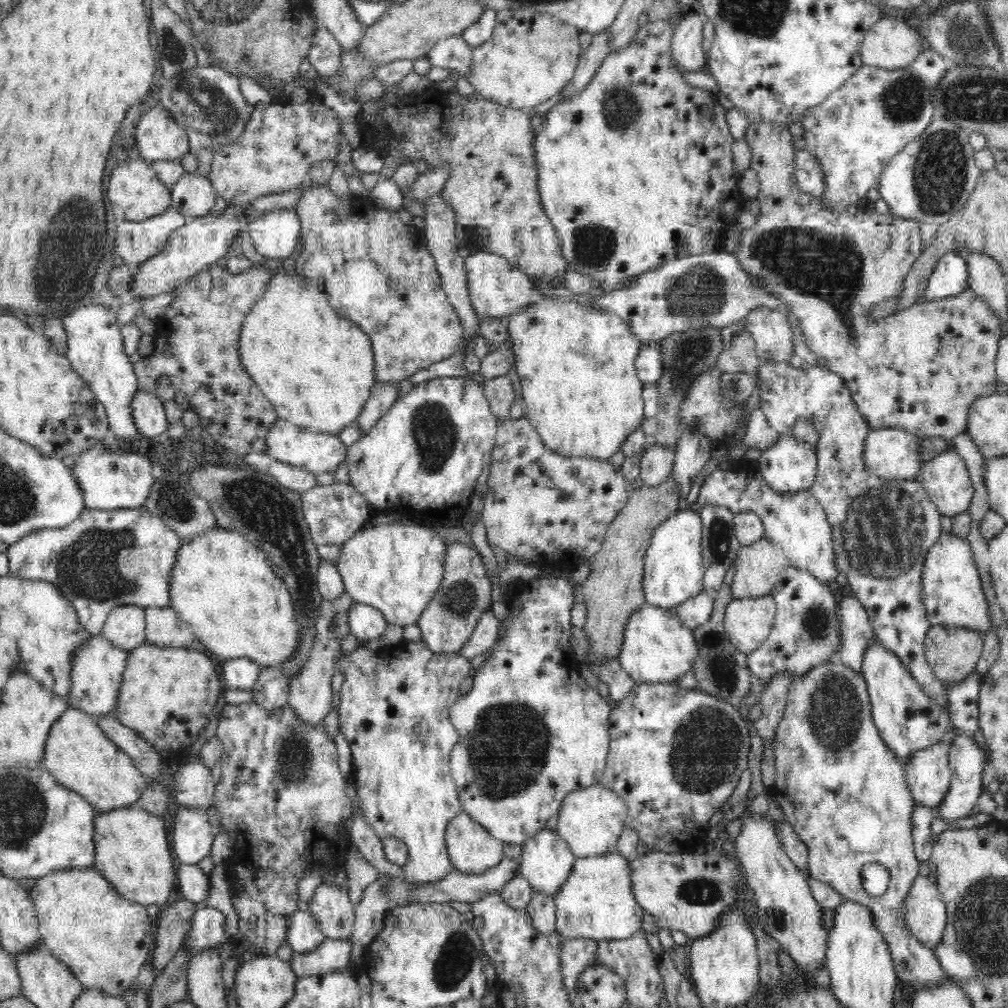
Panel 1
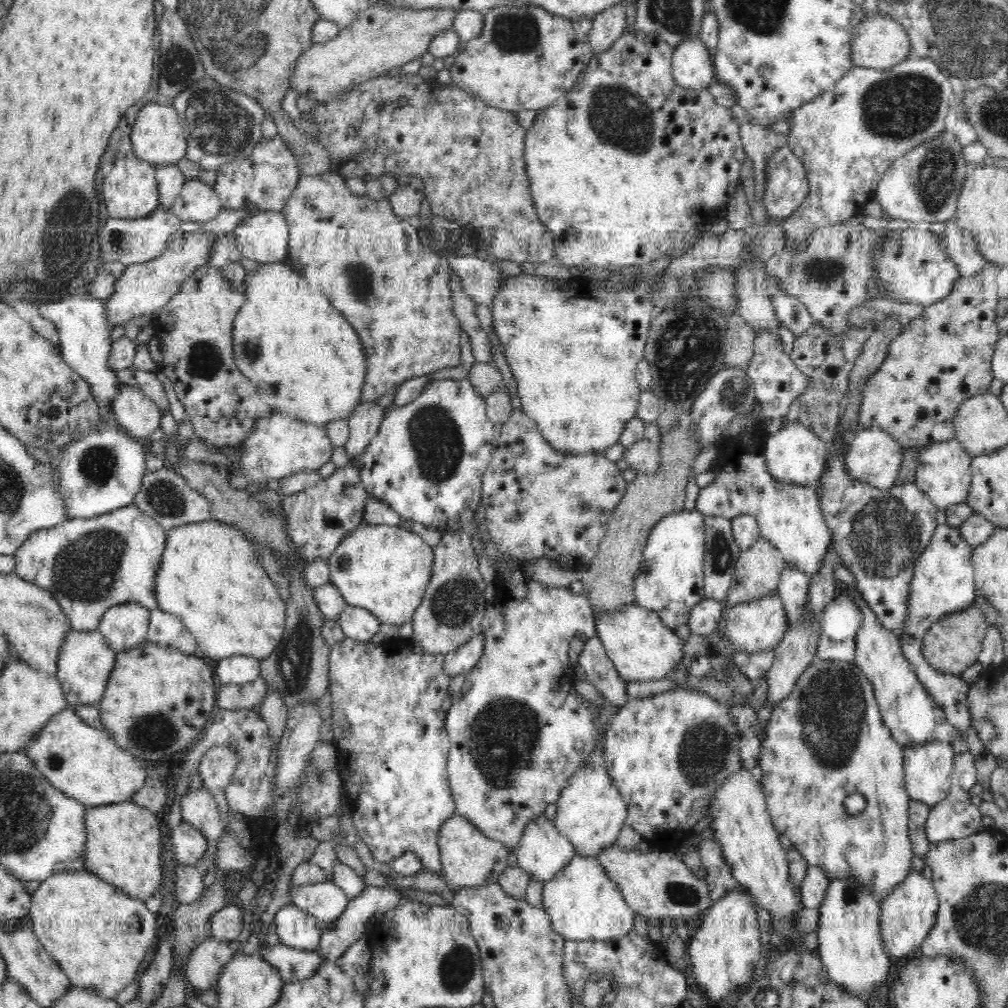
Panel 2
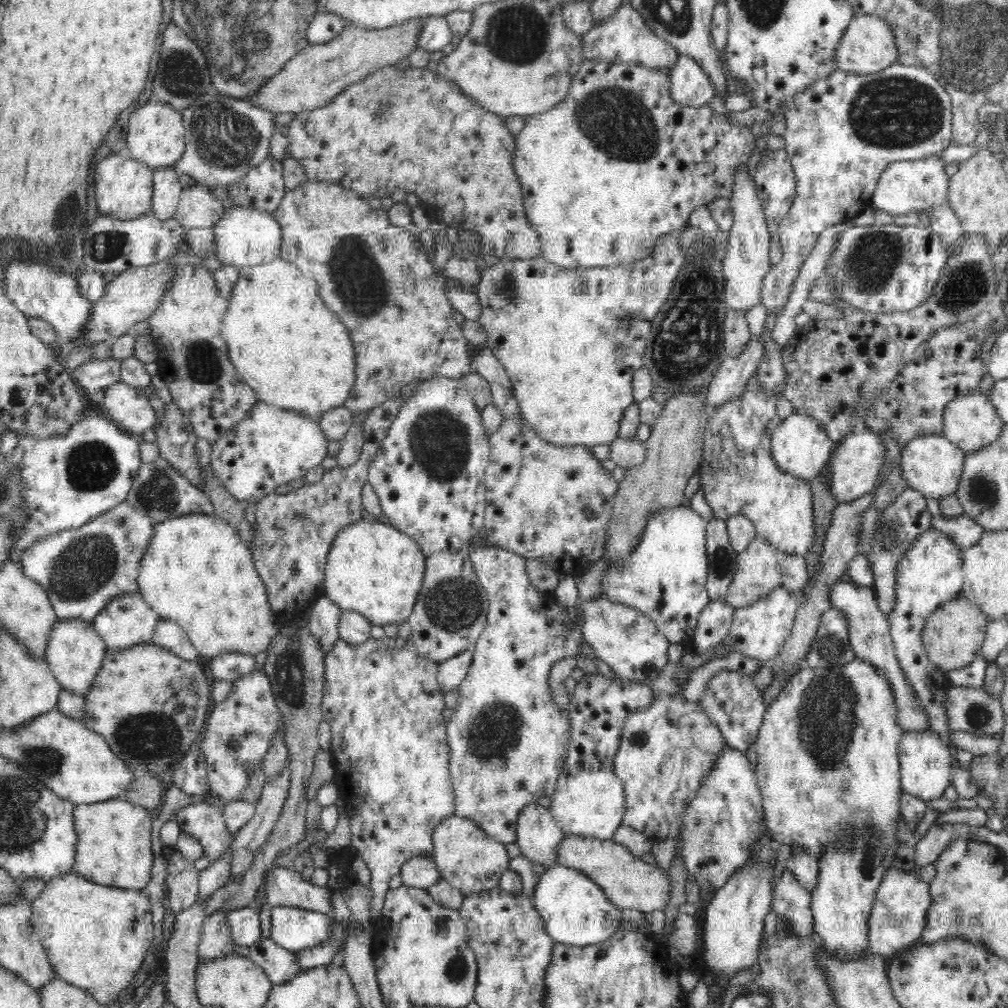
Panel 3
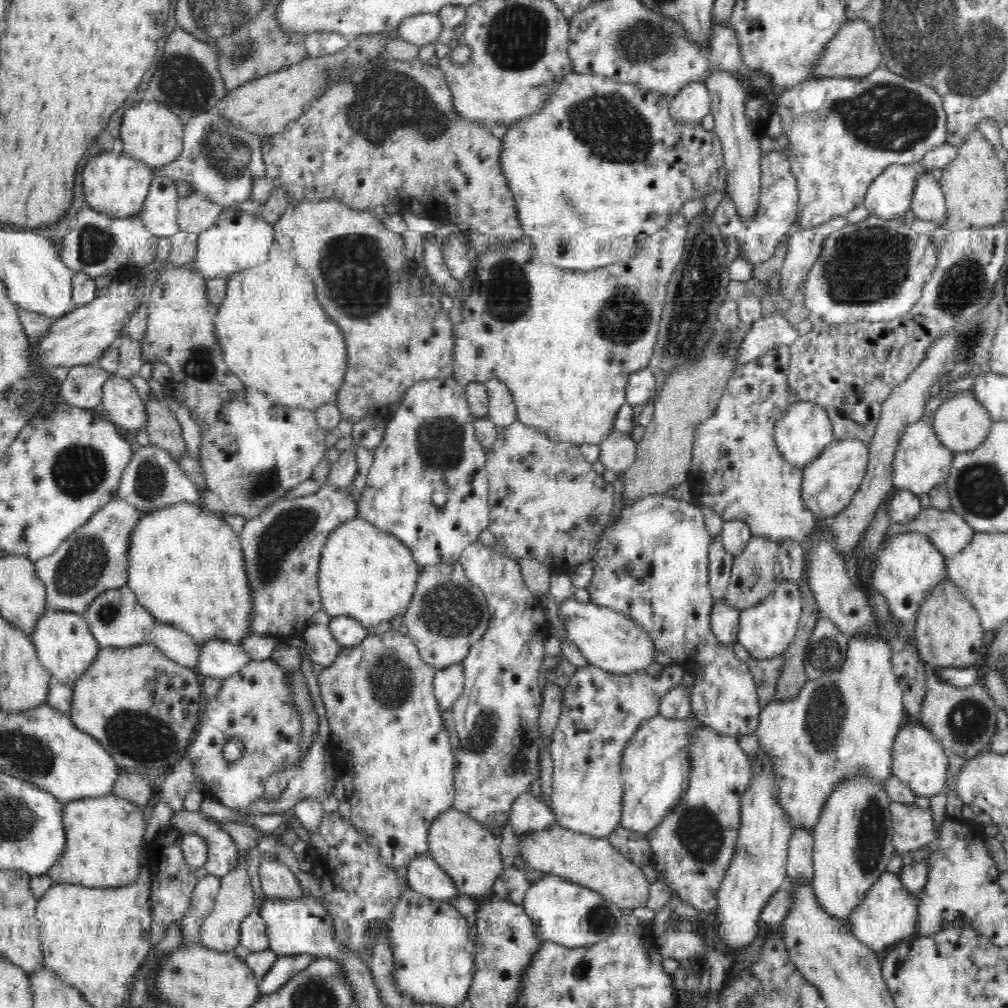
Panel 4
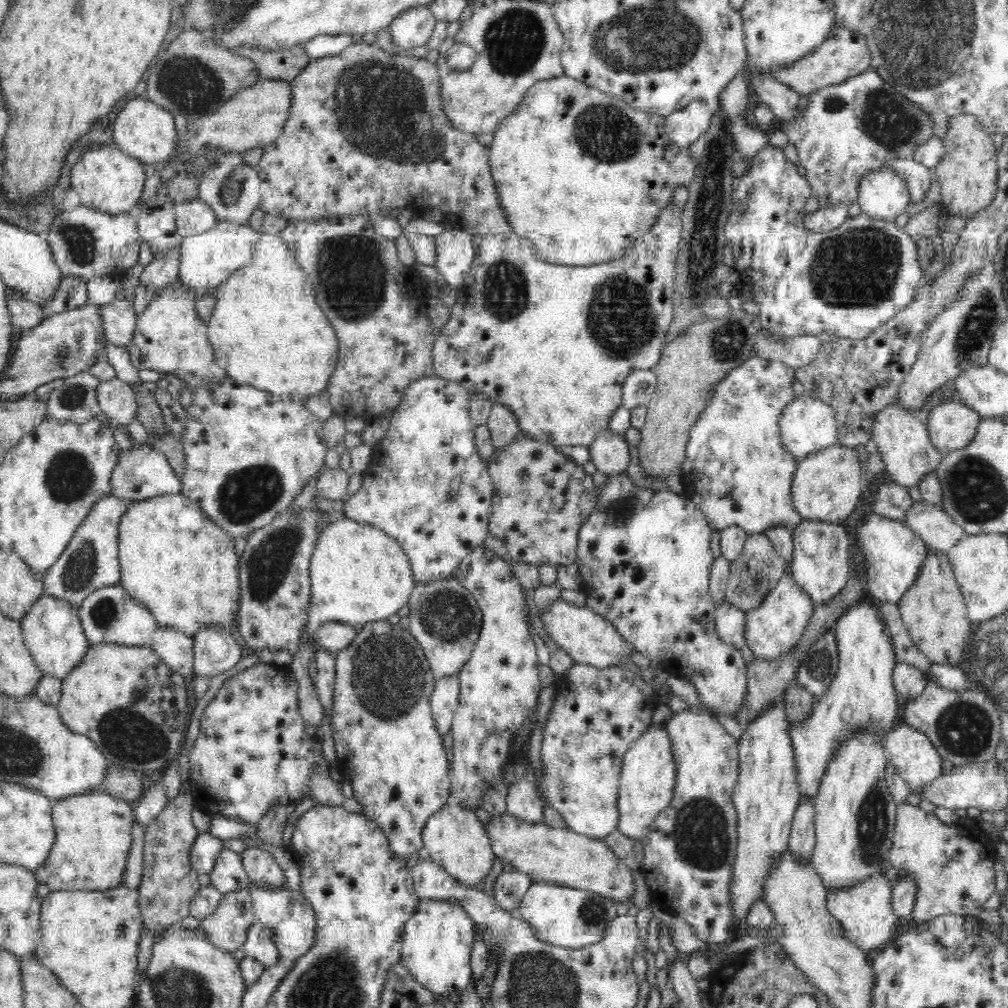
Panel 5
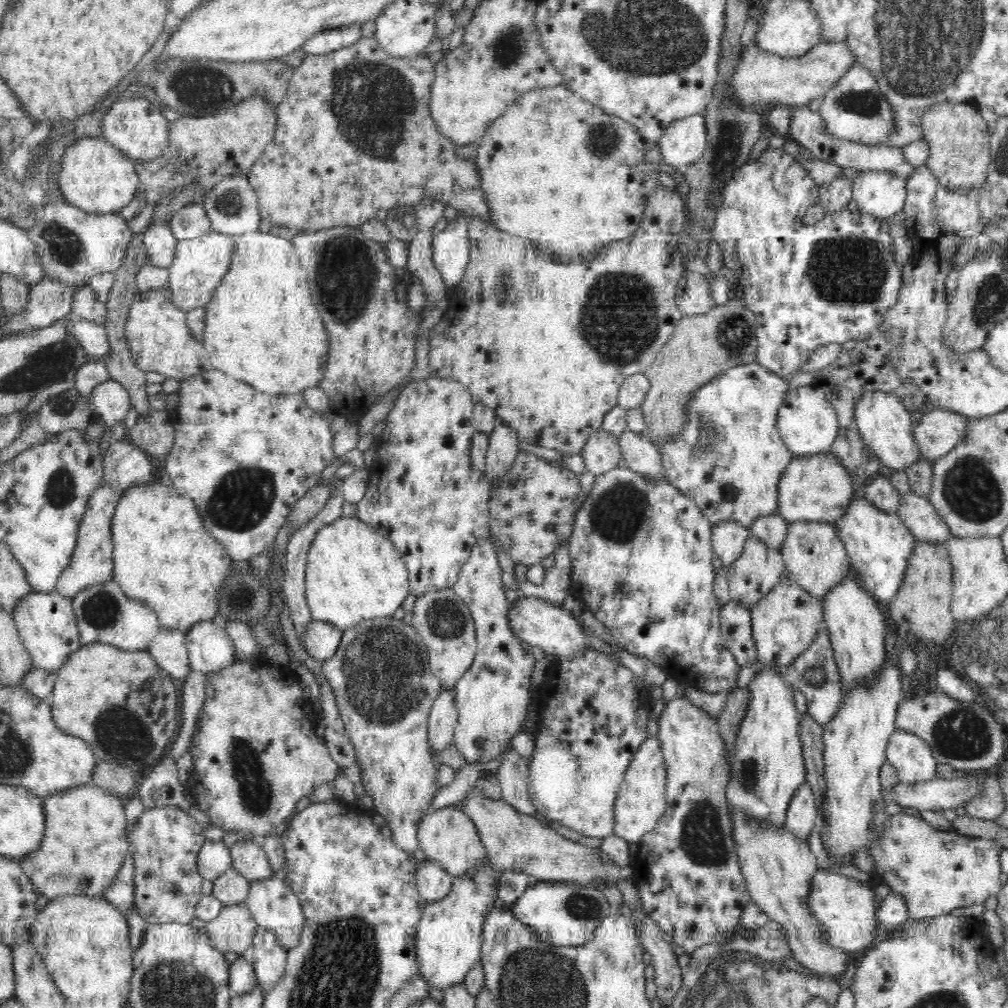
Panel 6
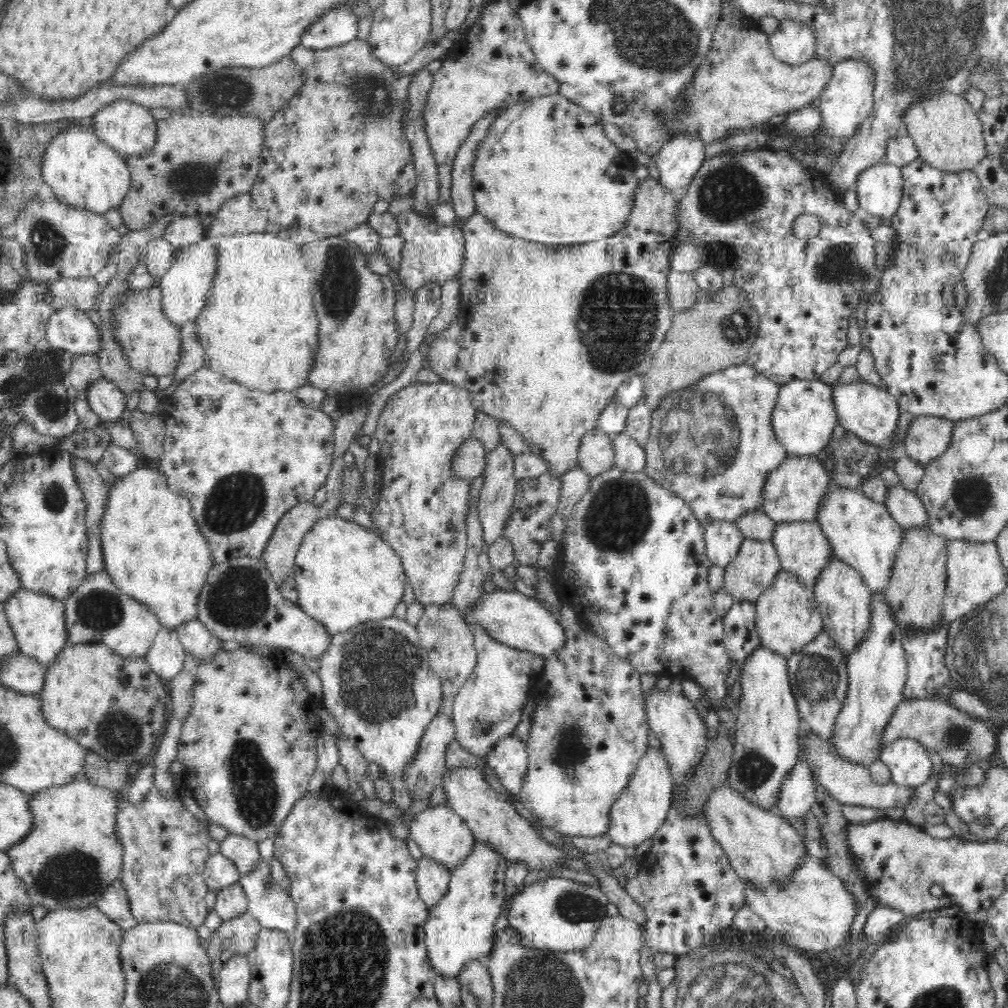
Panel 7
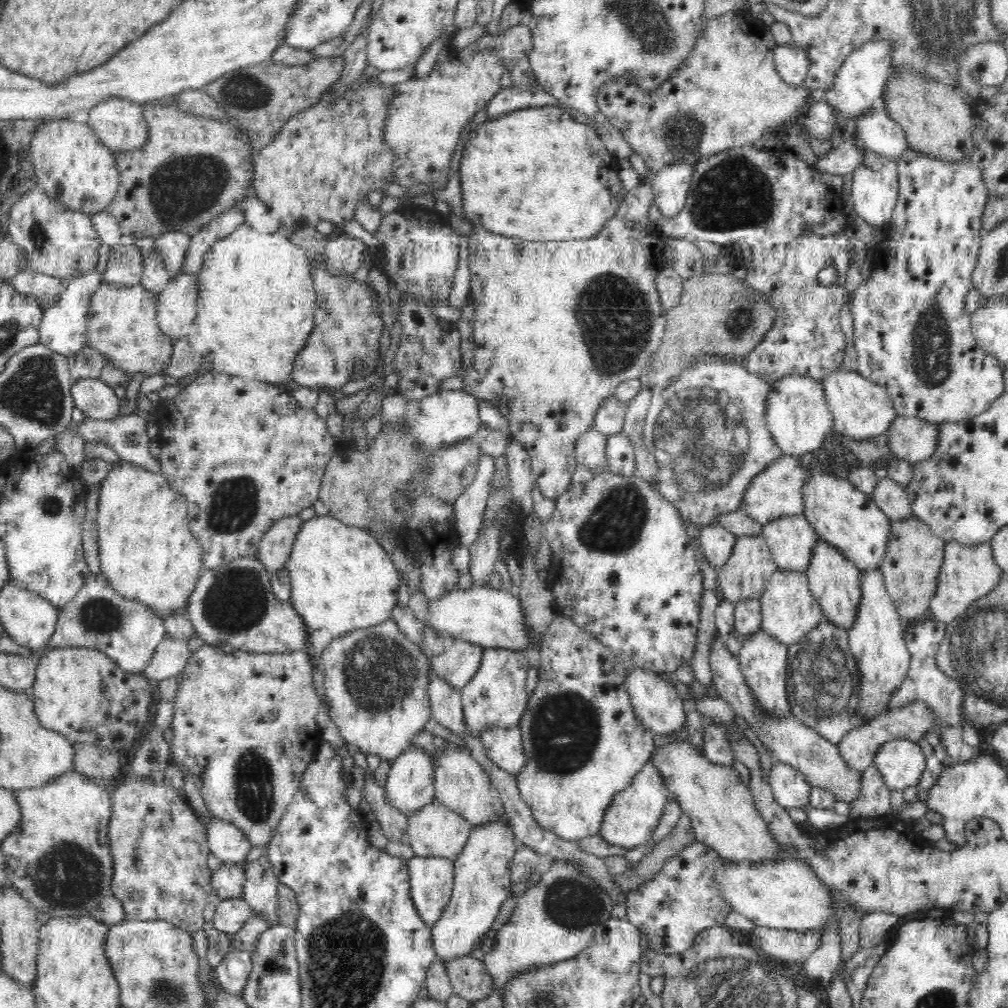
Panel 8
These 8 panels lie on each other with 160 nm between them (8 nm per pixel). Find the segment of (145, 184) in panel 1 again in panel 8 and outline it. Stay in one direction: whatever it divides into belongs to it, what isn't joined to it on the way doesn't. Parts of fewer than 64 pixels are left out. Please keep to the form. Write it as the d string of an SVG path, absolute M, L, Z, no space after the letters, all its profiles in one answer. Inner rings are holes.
M46 120L32 135L29 152L38 188L44 189L52 200L88 215L107 210L118 190L119 172L114 152L99 140L88 123Z

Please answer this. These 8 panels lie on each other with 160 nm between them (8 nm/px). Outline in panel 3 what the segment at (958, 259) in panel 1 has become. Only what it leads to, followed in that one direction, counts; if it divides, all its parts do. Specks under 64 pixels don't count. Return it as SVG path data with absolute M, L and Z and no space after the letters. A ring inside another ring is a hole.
M874 223L873 226L852 226L846 228L844 232L840 232L838 240L836 240L836 246L834 246L834 254L832 254L831 260L828 262L828 265L825 266L826 276L828 280L832 283L832 296L838 298L838 302L842 300L844 304L848 304L847 309L844 308L844 305L838 304L836 299L834 303L831 304L834 308L847 312L849 310L863 310L863 312L876 312L880 314L892 314L894 312L909 311L916 308L919 304L922 304L927 298L930 298L933 294L934 286L938 283L938 280L942 278L943 268L945 267L946 261L951 256L947 247L942 241L942 238L936 232L933 232L930 228L925 228L923 226L896 226L894 224L880 224Z

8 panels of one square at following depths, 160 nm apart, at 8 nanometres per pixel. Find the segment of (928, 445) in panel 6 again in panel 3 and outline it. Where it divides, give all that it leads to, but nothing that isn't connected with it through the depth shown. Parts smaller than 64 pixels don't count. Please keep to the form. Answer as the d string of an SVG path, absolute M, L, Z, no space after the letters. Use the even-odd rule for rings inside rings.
M976 390L960 395L946 404L941 434L958 446L960 450L971 453L998 440L1004 425L1005 422L998 416L996 407L990 402L989 396Z

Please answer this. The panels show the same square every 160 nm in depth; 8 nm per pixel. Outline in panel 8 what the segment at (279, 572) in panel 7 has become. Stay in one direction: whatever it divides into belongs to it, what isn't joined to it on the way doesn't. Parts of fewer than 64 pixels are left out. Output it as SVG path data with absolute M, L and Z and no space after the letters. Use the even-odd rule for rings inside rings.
M299 515L277 520L262 537L256 557L269 573L284 568L304 521Z

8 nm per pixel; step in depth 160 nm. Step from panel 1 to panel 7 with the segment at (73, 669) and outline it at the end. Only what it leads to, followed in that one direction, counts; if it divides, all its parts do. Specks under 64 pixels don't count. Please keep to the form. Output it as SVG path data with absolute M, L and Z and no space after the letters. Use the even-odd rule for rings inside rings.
M20 588L11 594L3 605L9 625L14 631L19 652L27 657L34 657L38 663L47 668L55 656L69 644L64 599L58 600L42 593Z

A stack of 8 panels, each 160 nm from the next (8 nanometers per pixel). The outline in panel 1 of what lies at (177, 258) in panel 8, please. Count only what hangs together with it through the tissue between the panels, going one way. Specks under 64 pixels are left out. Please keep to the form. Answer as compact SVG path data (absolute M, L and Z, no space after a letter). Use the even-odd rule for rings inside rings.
M185 172L171 190L171 207L188 219L196 219L211 213L216 197L208 176Z

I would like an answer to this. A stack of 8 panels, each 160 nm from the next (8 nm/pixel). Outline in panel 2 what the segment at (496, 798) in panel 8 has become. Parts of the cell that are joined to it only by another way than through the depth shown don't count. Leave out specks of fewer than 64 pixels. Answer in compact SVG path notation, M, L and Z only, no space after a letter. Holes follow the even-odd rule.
M614 844L598 851L594 857L606 871L607 877L620 889L624 902L640 916L670 923L684 919L689 926L694 922L691 918L698 912L704 913L714 903L710 900L705 879L694 875L675 851L653 849L643 854L638 848L626 850Z

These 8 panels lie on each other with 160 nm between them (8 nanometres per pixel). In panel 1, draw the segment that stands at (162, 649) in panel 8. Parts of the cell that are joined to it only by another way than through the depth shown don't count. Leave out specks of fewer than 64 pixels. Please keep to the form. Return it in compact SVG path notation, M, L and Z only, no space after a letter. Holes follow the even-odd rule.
M150 607L145 609L146 644L159 647L191 648L197 642L190 625L178 618L178 613L170 607Z

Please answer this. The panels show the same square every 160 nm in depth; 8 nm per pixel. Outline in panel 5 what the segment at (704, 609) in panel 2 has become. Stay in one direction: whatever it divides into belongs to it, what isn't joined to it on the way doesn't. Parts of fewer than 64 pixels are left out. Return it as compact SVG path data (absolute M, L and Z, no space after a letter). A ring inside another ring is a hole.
M719 602L715 610L715 629L720 639L737 649L746 646L744 636L746 611L728 602Z

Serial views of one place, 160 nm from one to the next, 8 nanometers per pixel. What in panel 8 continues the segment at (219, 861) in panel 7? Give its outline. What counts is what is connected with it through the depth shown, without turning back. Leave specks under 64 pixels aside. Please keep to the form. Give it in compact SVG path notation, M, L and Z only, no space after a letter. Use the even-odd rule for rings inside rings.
M221 863L220 868L211 874L211 885L221 901L243 898L245 869L237 863Z

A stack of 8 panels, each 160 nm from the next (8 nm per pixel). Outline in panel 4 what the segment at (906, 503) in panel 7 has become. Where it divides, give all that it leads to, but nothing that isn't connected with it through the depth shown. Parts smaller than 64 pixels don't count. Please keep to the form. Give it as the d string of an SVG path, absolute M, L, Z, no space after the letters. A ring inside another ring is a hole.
M930 506L922 509L911 521L892 523L886 539L895 534L920 532L946 557L960 552L974 536L975 530L952 510L938 510Z

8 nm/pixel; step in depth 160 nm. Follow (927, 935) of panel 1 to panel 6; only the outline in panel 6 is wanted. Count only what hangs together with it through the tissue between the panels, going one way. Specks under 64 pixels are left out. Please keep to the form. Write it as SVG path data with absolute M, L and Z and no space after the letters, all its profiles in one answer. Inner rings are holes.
M818 870L811 880L808 904L812 916L822 923L825 942L846 951L864 951L876 934L877 908L871 884L830 871Z

